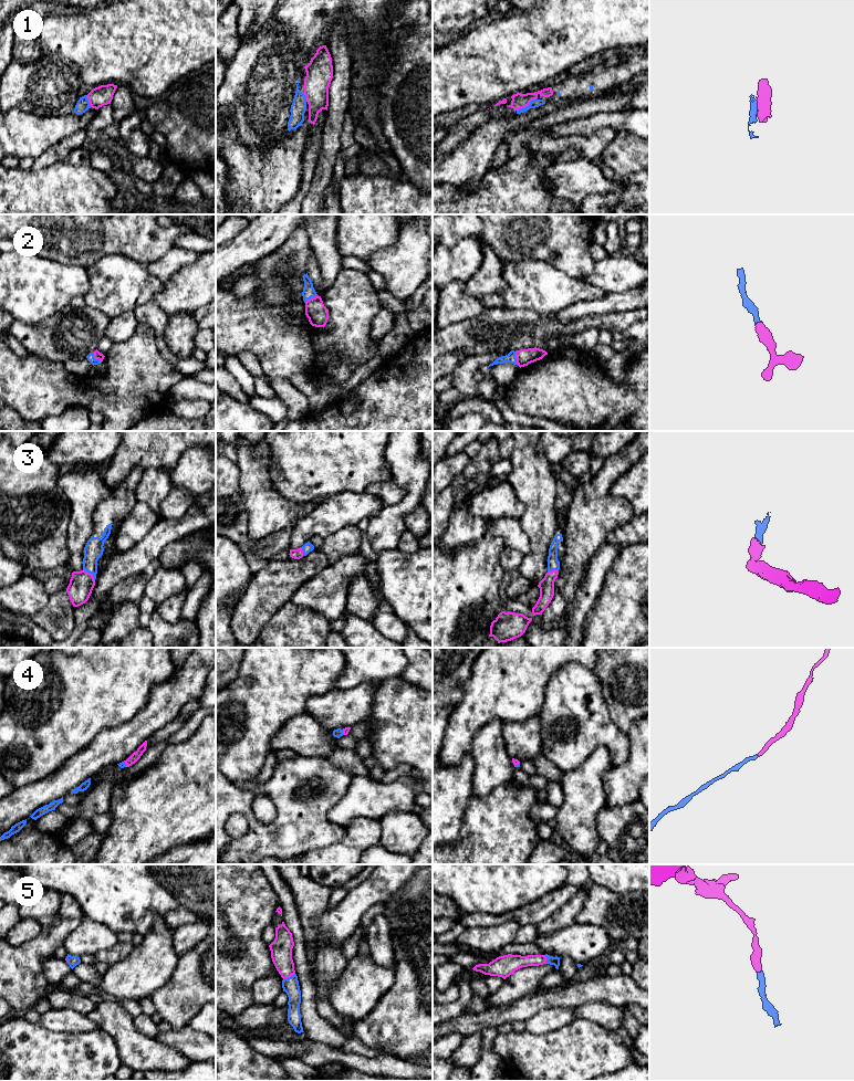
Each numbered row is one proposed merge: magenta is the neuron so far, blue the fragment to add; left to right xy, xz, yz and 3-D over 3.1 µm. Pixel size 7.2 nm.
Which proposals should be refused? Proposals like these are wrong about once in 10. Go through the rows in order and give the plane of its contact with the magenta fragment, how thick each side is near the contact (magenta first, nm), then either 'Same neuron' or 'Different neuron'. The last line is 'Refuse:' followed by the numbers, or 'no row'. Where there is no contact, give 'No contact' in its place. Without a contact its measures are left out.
1: Touches magenta in yz. Thickness 110 nm (magenta) against 60 nm. Same neuron
2: Touches magenta in xy. Thickness 60 nm (magenta) against 50 nm. Same neuron
3: Touches magenta in xy. Thickness 180 nm (magenta) against 140 nm. Same neuron
4: Touches magenta in xy. Thickness 70 nm (magenta) against 50 nm. Same neuron
5: Touches magenta in xz. Thickness 160 nm (magenta) against 120 nm. Same neuron
Refuse: no row

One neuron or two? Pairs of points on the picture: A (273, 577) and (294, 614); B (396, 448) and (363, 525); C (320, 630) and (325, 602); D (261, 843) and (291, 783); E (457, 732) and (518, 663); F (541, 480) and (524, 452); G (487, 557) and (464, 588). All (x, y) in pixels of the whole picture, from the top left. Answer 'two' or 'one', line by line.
A: two
B: two
C: two
D: one
E: one
F: one
G: one

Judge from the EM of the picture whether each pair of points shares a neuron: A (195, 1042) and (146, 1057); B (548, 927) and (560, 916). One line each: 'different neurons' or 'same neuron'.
A: different neurons
B: same neuron

